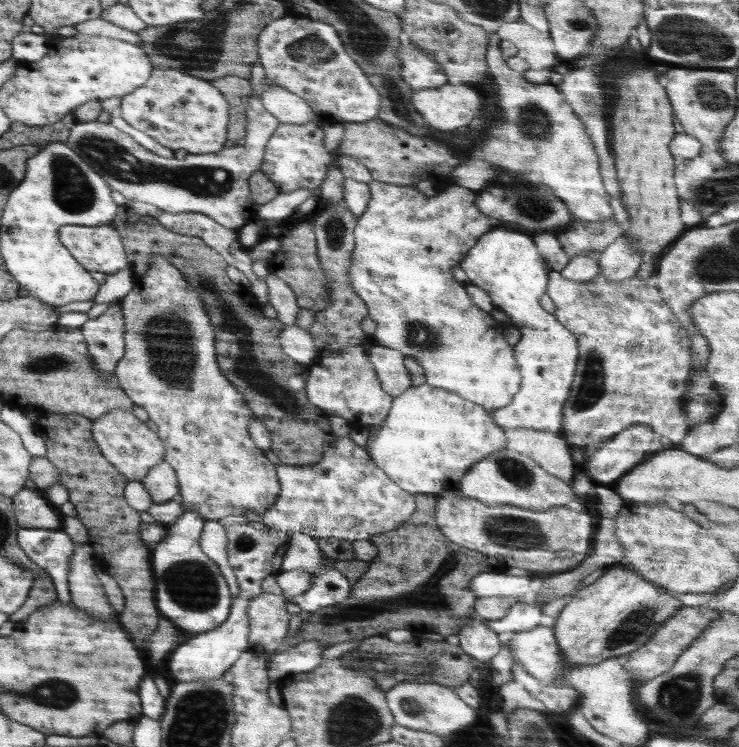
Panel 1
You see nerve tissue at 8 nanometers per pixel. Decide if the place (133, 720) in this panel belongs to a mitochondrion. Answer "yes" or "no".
no

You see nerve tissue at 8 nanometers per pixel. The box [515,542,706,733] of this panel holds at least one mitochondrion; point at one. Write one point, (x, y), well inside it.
(634, 625)

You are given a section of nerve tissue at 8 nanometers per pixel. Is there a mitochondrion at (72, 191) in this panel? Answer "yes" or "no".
yes

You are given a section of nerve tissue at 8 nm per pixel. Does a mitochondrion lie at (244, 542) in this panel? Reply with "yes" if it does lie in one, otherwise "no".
yes

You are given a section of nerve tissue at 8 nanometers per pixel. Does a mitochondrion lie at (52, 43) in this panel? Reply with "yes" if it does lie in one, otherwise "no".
no

